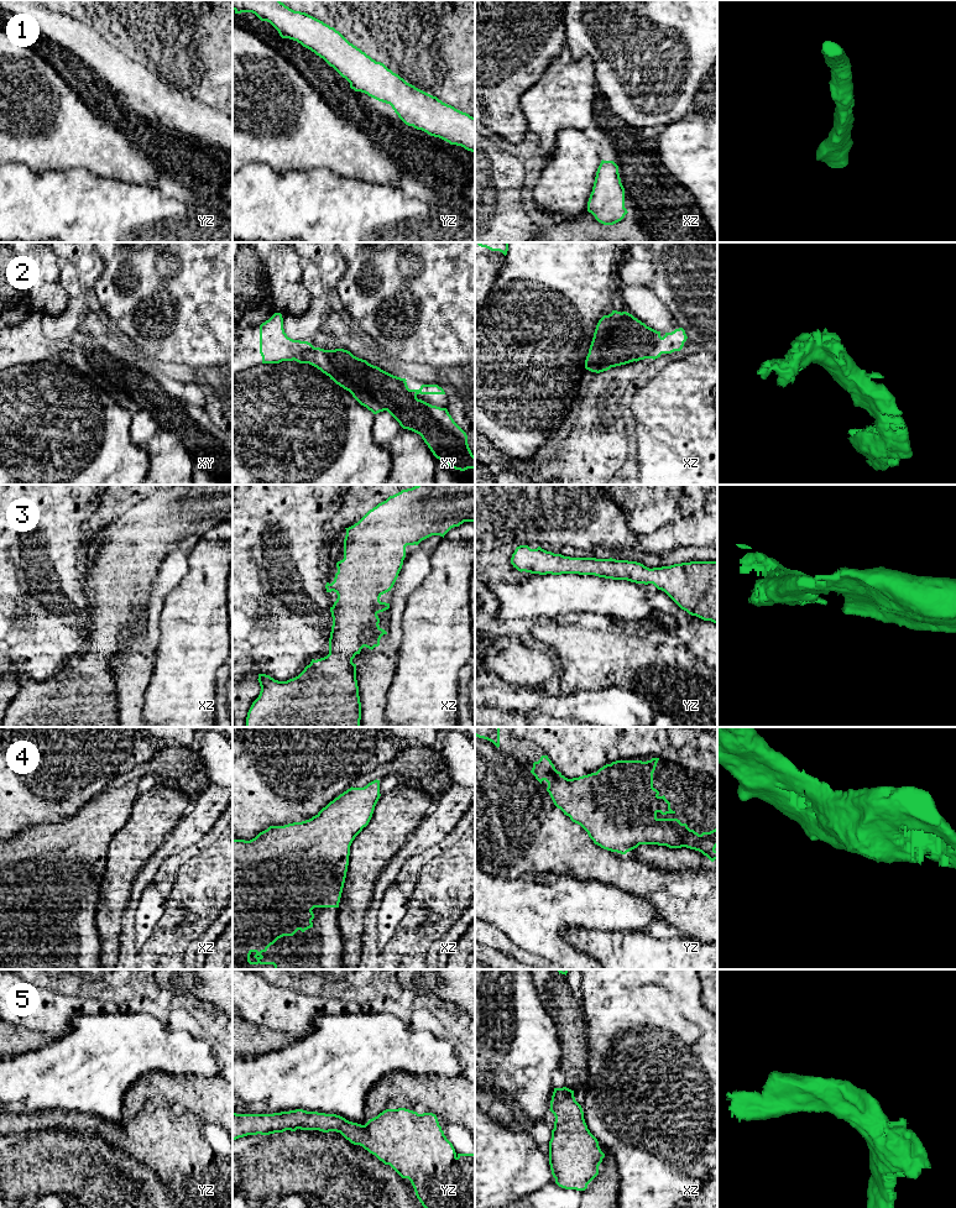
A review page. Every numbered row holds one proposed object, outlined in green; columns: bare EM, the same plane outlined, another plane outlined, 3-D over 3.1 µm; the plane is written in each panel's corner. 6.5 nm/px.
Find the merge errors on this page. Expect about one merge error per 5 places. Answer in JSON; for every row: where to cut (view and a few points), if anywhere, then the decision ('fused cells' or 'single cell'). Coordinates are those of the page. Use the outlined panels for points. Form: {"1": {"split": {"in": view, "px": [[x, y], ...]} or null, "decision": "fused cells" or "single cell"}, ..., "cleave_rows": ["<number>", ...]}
{"1": {"split": null, "decision": "single cell"}, "2": {"split": null, "decision": "single cell"}, "3": {"split": null, "decision": "single cell"}, "4": {"split": null, "decision": "single cell"}, "5": {"split": null, "decision": "single cell"}, "cleave_rows": []}

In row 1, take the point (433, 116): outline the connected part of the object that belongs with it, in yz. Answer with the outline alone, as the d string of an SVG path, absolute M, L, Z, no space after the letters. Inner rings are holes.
M233 0L235 14L252 12L261 21L270 22L282 38L297 41L333 67L350 83L350 88L390 104L398 117L408 126L439 137L450 145L475 152L475 117L455 109L414 85L407 83L383 63L376 62L360 48L350 43L339 31L323 21L301 11L294 11L280 0Z

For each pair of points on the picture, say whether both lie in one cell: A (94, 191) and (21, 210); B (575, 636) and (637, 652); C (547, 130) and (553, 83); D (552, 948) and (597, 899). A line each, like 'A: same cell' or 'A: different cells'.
A: same cell
B: same cell
C: same cell
D: same cell

